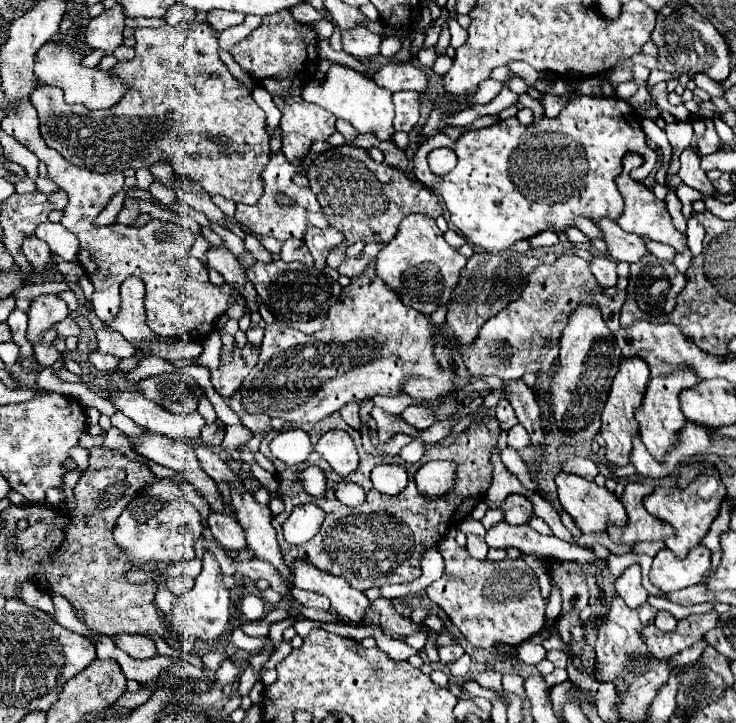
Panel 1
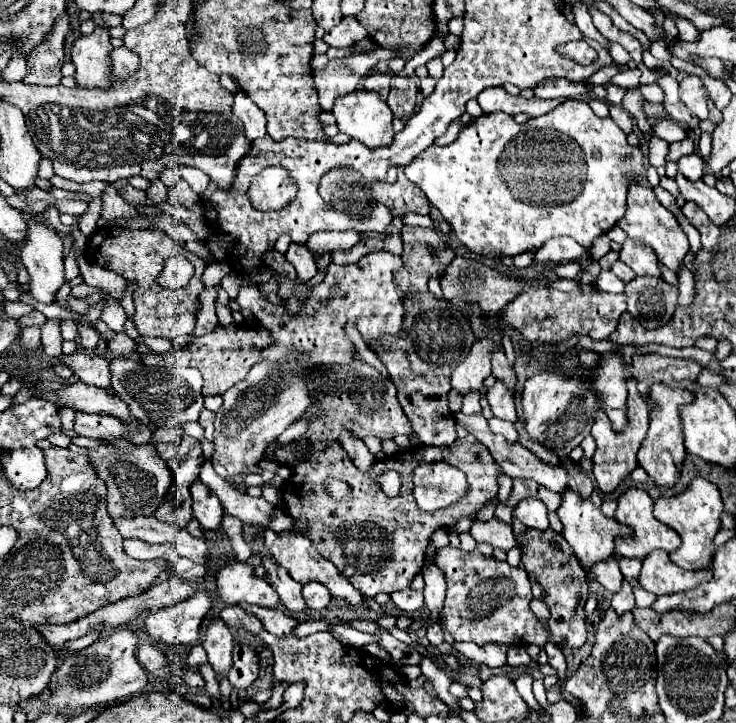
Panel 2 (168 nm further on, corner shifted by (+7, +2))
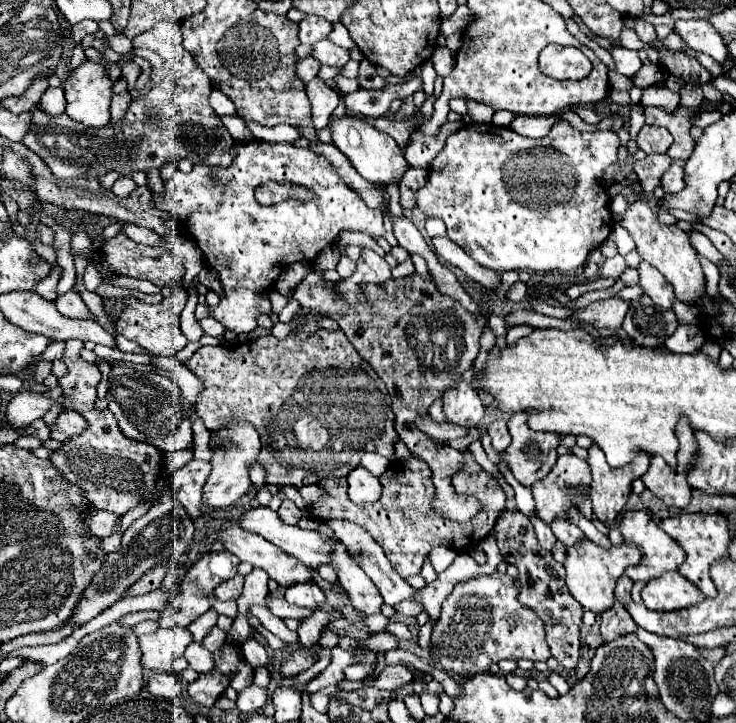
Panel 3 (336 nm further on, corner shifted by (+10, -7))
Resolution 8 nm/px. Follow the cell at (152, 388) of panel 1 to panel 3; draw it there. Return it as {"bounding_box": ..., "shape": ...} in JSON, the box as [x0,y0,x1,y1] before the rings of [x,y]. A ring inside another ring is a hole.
{"bounding_box":[107,367,193,451],"shape":[[[113,367],[109,373],[109,387],[107,387],[107,409],[115,415],[119,421],[121,431],[135,441],[149,441],[149,445],[155,445],[161,451],[185,451],[193,445],[193,433],[191,433],[191,405],[183,399],[181,389],[163,375],[157,373],[139,373],[131,367]]]}

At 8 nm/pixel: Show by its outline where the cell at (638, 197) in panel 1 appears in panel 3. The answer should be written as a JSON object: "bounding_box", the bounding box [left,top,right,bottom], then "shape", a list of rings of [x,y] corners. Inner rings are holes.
{"bounding_box":[621,199,705,305],"shape":[[[639,199],[633,205],[629,205],[627,213],[623,215],[621,227],[625,227],[629,231],[629,235],[633,237],[639,255],[647,263],[651,263],[655,269],[659,269],[663,273],[663,277],[673,285],[675,297],[681,303],[691,305],[701,297],[701,293],[705,291],[705,275],[703,275],[701,263],[697,259],[697,251],[693,249],[689,235],[683,229],[679,229],[677,225],[673,225],[673,227],[661,225],[657,221],[657,215],[651,211],[651,207],[645,199]]]}

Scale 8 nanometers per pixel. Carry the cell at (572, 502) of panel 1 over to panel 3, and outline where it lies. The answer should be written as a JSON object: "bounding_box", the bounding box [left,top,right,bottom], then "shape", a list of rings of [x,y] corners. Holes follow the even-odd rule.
{"bounding_box":[565,541,641,613],"shape":[[[583,541],[577,547],[567,547],[567,561],[565,561],[567,587],[569,587],[571,595],[583,605],[585,611],[605,613],[615,603],[613,591],[615,591],[619,577],[623,577],[627,567],[633,567],[639,563],[641,563],[641,553],[637,553],[637,549],[633,549],[633,545],[601,549],[591,541]]]}

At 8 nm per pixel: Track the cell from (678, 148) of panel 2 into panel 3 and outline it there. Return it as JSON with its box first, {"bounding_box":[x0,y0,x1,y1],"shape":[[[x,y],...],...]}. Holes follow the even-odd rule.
{"bounding_box":[635,153,671,193],"shape":[[[659,153],[647,155],[643,161],[635,163],[635,173],[643,187],[643,193],[653,193],[653,189],[659,185],[661,175],[669,169],[669,165],[671,165],[671,159]]]}

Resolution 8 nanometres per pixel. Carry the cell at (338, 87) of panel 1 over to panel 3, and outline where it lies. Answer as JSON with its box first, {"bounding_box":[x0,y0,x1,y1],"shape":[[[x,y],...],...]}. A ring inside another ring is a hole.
{"bounding_box":[329,117,409,187],"shape":[[[345,117],[341,121],[331,121],[329,127],[333,131],[333,145],[337,145],[337,149],[345,153],[345,157],[353,163],[357,173],[367,181],[381,183],[383,187],[391,183],[399,183],[403,173],[409,169],[409,163],[405,161],[403,151],[397,147],[395,139],[389,137],[387,133],[377,131],[361,117]]]}

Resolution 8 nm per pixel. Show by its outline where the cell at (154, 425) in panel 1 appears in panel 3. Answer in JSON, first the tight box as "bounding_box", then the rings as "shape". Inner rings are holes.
{"bounding_box":[5,391,65,429],"shape":[[[21,391],[13,399],[9,399],[5,407],[5,421],[9,427],[19,429],[31,425],[35,419],[41,419],[51,405],[61,405],[65,409],[65,403],[59,399],[47,399],[41,393],[35,391]]]}

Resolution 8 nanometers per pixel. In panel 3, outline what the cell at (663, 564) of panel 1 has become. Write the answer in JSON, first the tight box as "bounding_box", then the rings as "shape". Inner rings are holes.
{"bounding_box":[641,571,705,611],"shape":[[[679,571],[663,573],[657,581],[645,583],[641,597],[645,607],[651,611],[679,611],[705,599],[705,595]]]}

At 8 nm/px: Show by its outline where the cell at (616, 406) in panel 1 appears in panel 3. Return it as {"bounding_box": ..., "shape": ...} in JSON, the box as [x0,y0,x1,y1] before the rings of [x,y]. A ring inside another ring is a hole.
{"bounding_box":[587,445,649,525],"shape":[[[593,445],[589,449],[587,463],[593,475],[589,493],[593,503],[593,513],[601,523],[611,525],[627,505],[631,483],[649,469],[649,457],[645,457],[645,453],[639,453],[625,467],[609,467],[601,449]]]}

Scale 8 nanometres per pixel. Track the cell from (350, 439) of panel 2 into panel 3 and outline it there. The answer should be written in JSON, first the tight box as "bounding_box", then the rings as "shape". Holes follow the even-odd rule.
{"bounding_box":[347,465,381,503],"shape":[[[361,465],[347,475],[349,499],[353,503],[375,503],[381,497],[381,483]]]}

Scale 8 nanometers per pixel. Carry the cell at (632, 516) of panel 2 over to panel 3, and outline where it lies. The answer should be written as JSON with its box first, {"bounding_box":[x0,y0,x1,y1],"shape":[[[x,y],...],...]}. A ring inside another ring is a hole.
{"bounding_box":[619,511,685,581],"shape":[[[627,511],[619,523],[619,529],[623,533],[623,539],[625,543],[629,545],[635,545],[639,551],[641,551],[641,565],[639,567],[633,567],[633,569],[627,569],[625,575],[633,581],[651,581],[651,579],[657,579],[659,575],[663,575],[665,571],[677,571],[681,567],[681,563],[685,561],[685,551],[669,537],[665,535],[659,525],[653,521],[653,517],[645,511]]]}

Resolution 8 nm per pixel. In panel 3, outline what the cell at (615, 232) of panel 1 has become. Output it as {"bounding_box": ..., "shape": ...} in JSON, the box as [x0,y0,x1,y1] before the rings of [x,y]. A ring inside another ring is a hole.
{"bounding_box":[639,263,675,309],"shape":[[[641,263],[639,265],[639,275],[641,275],[641,287],[643,291],[659,305],[659,307],[665,307],[665,309],[673,309],[673,301],[675,301],[675,295],[673,295],[673,287],[665,281],[665,277],[661,277],[661,273],[657,269],[653,269],[653,265],[649,263]]]}

